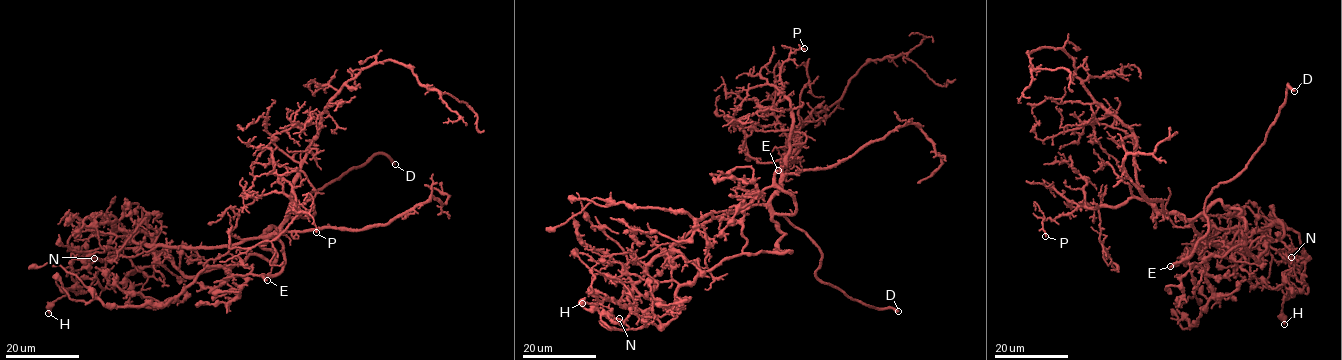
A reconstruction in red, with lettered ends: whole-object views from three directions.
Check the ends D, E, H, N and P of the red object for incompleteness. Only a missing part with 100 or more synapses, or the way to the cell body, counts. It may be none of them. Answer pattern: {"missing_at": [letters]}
{"missing_at": ["D", "E"]}

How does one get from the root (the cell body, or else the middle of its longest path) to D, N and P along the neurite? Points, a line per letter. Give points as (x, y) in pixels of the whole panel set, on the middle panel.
D: (778, 187), (770, 206), (802, 229), (819, 250), (818, 278), (864, 304), (898, 311)
N: (778, 187), (766, 203), (704, 221), (659, 254), (634, 285), (653, 303), (647, 325), (630, 329), (619, 318)
P: (778, 187), (792, 126), (791, 104), (782, 92), (780, 67), (790, 54), (804, 48)

